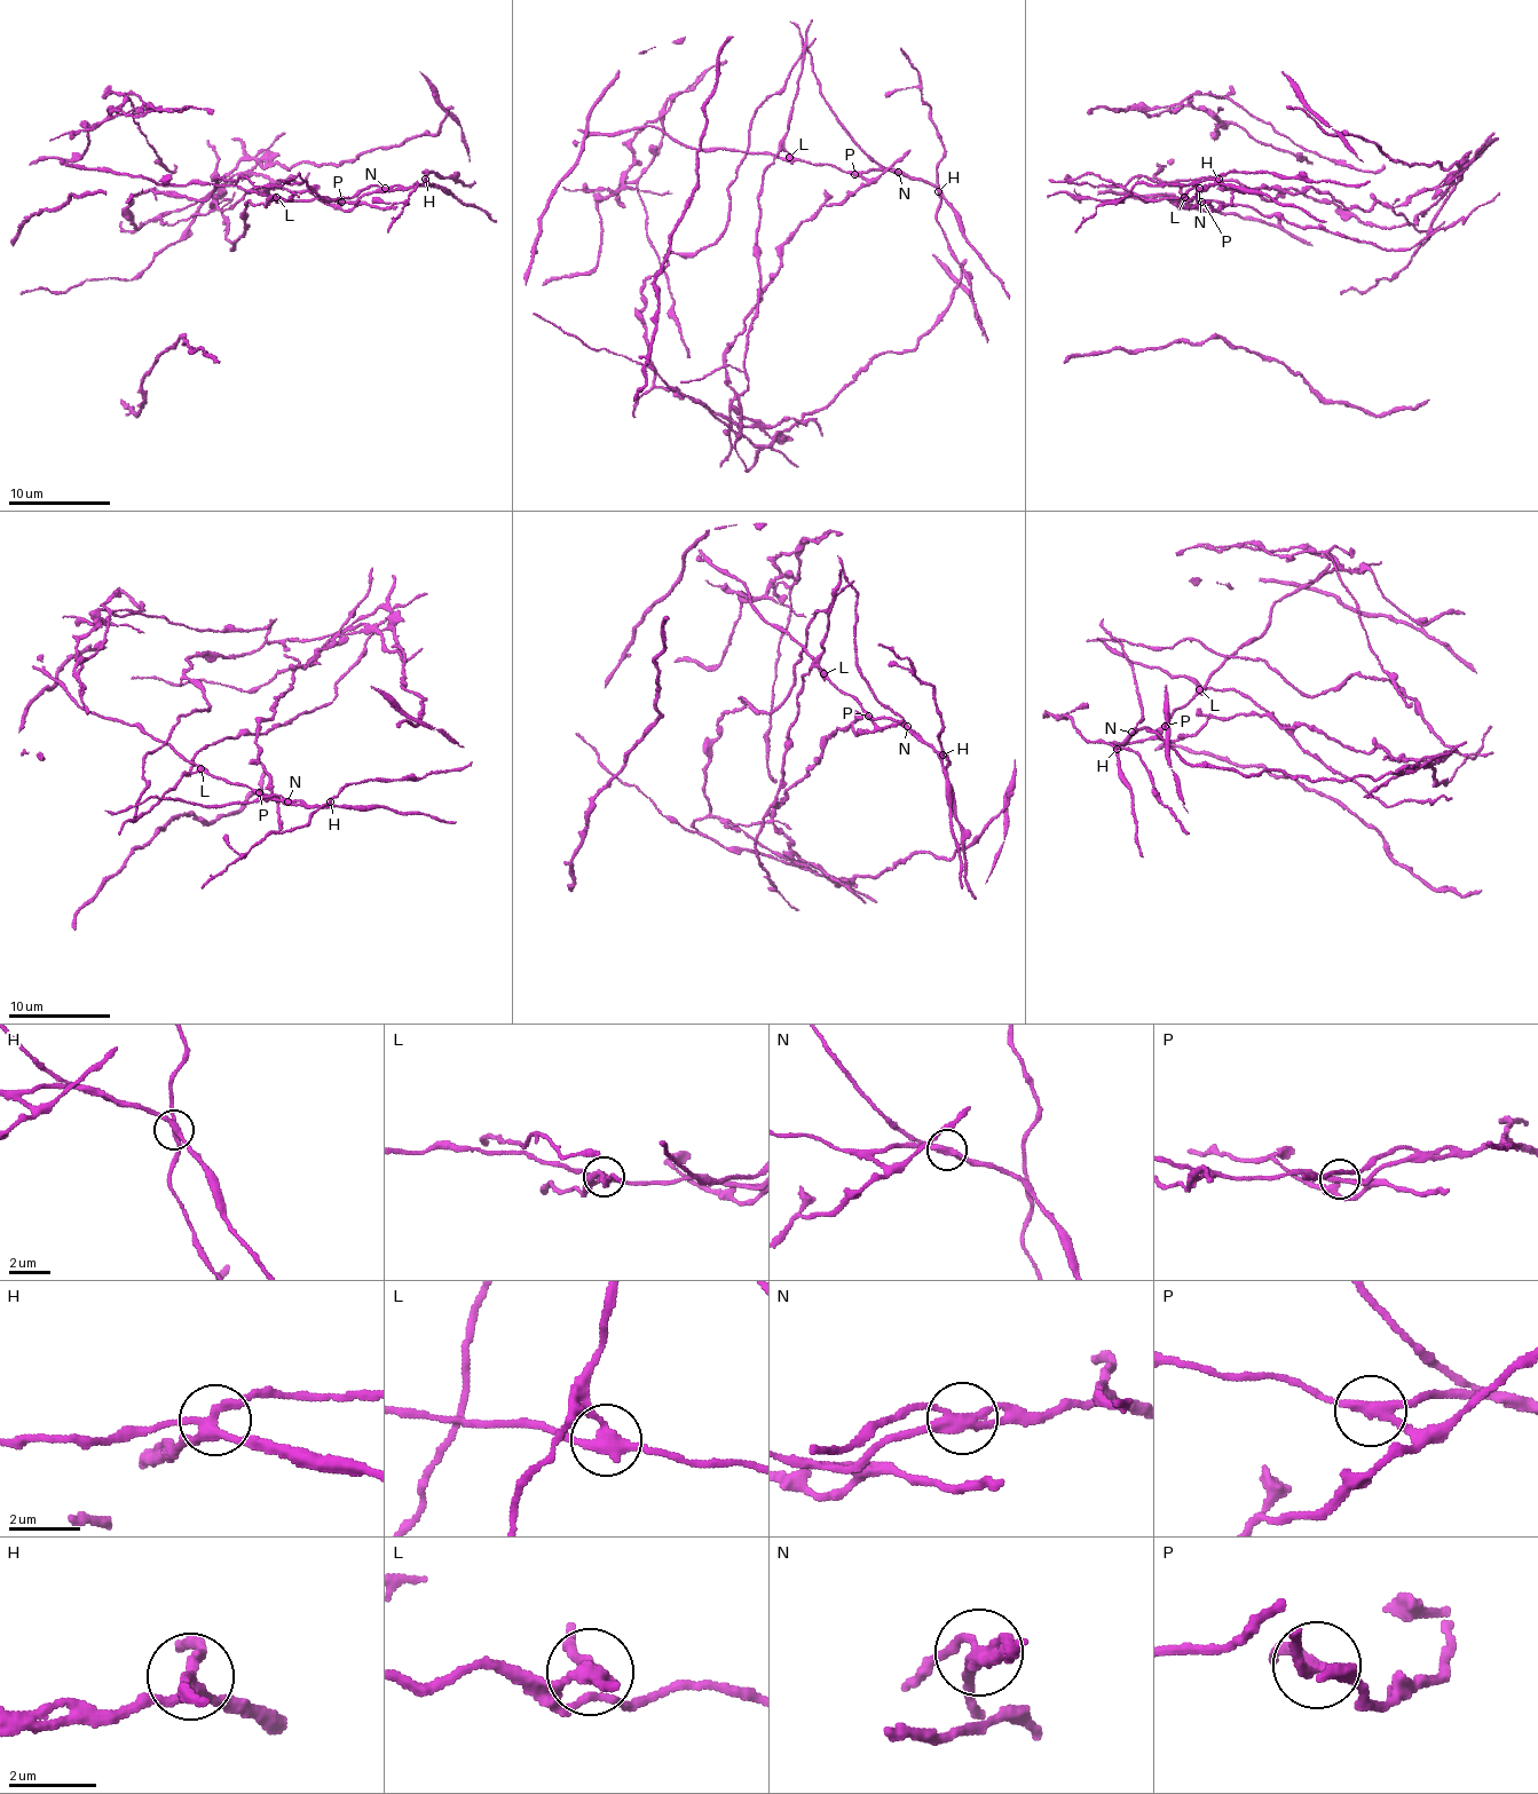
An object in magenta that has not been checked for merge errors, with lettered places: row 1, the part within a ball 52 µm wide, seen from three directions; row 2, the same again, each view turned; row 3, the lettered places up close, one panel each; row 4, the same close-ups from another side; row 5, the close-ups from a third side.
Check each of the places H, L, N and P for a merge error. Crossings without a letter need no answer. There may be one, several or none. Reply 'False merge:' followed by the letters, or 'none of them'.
False merge: L, P

